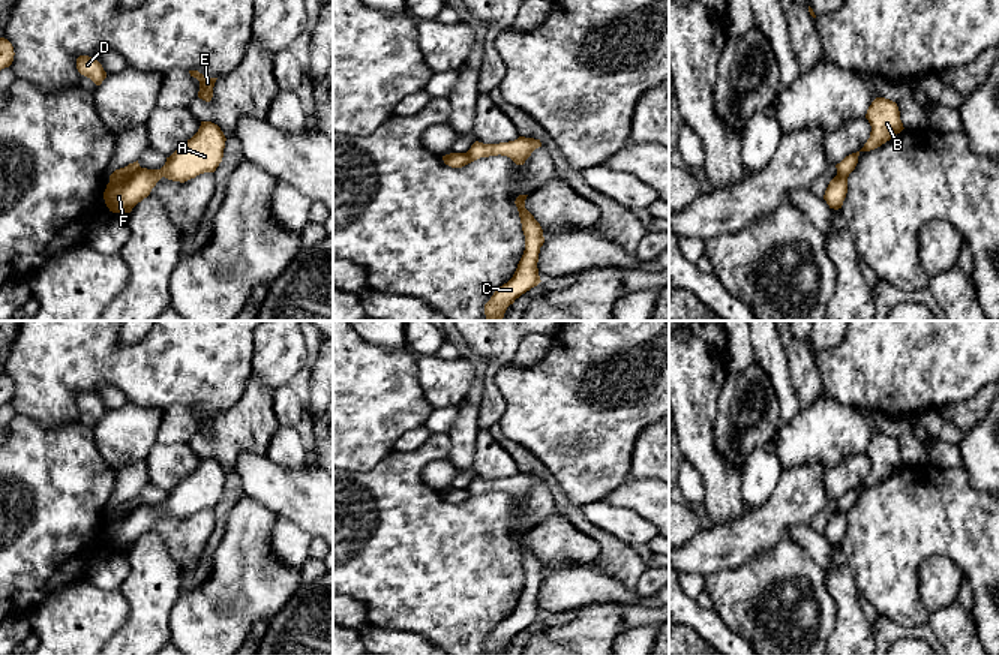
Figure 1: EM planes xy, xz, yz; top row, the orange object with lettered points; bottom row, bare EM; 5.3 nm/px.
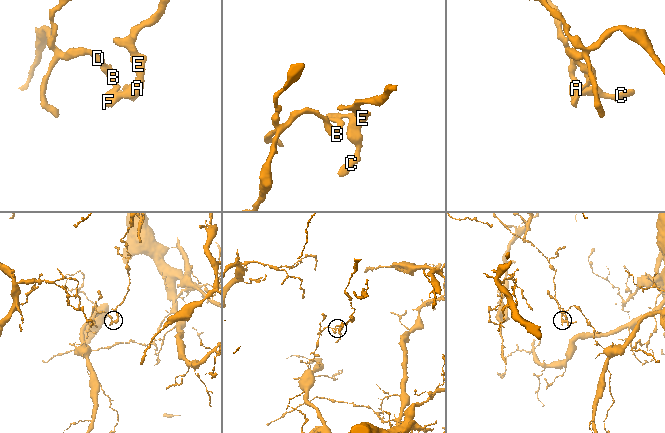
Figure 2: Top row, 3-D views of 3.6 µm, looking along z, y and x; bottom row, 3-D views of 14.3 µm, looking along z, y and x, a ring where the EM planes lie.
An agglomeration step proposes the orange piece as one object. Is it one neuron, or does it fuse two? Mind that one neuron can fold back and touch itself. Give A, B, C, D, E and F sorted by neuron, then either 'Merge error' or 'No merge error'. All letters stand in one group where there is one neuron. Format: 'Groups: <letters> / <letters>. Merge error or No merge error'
Groups: A C E F / B D. Merge error

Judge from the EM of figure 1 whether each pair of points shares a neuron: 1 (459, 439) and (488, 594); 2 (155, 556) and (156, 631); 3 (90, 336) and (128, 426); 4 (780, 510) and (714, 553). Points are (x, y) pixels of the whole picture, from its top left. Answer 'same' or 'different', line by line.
1: different
2: same
3: different
4: same

